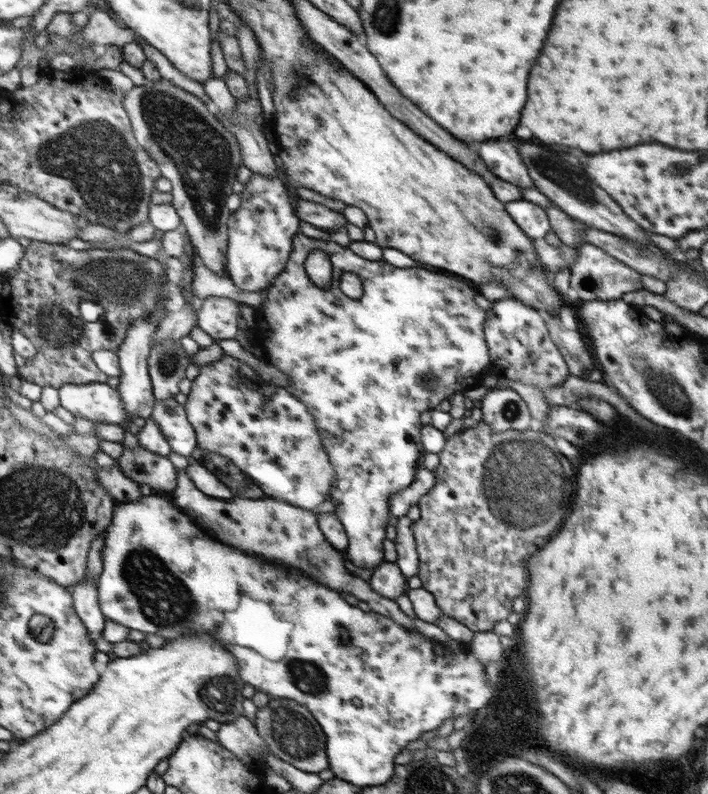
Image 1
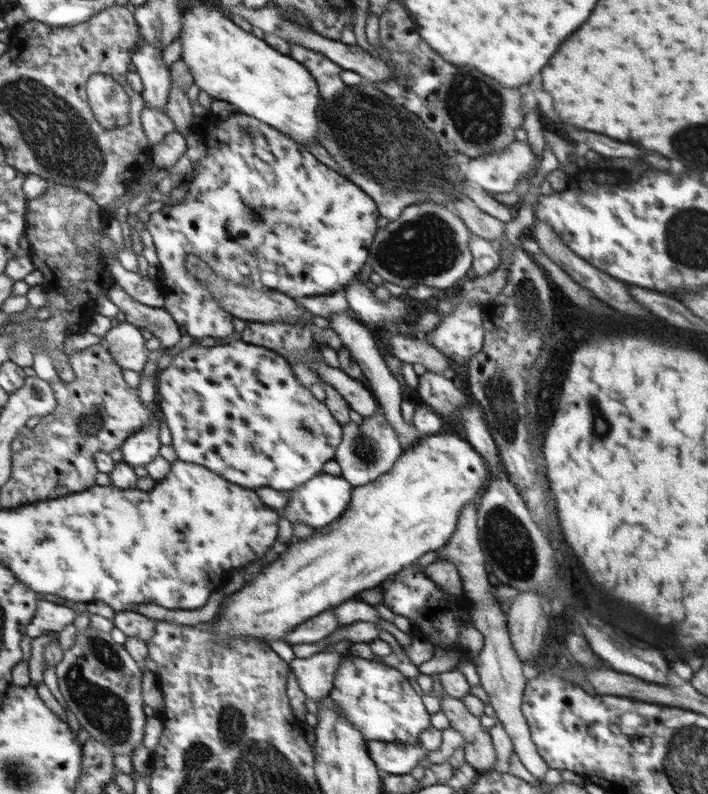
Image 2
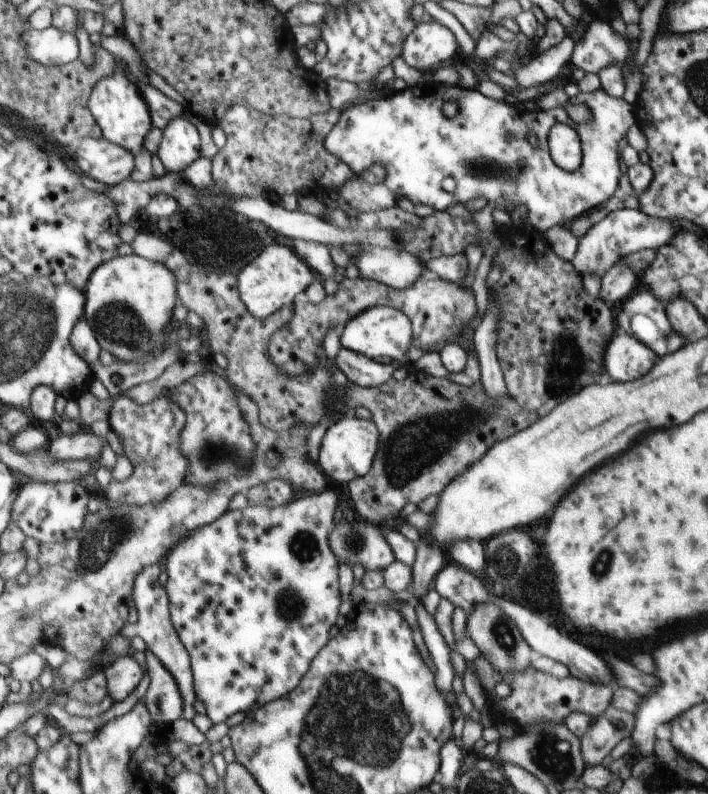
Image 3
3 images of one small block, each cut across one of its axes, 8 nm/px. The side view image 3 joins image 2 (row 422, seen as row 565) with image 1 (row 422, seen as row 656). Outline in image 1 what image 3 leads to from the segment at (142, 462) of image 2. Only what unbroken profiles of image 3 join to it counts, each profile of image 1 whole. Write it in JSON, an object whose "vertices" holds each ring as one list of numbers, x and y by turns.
{"vertices":[[174,399,157,401,152,418,163,426,162,430,175,452,191,459,198,448,198,438,186,405,182,406]]}

